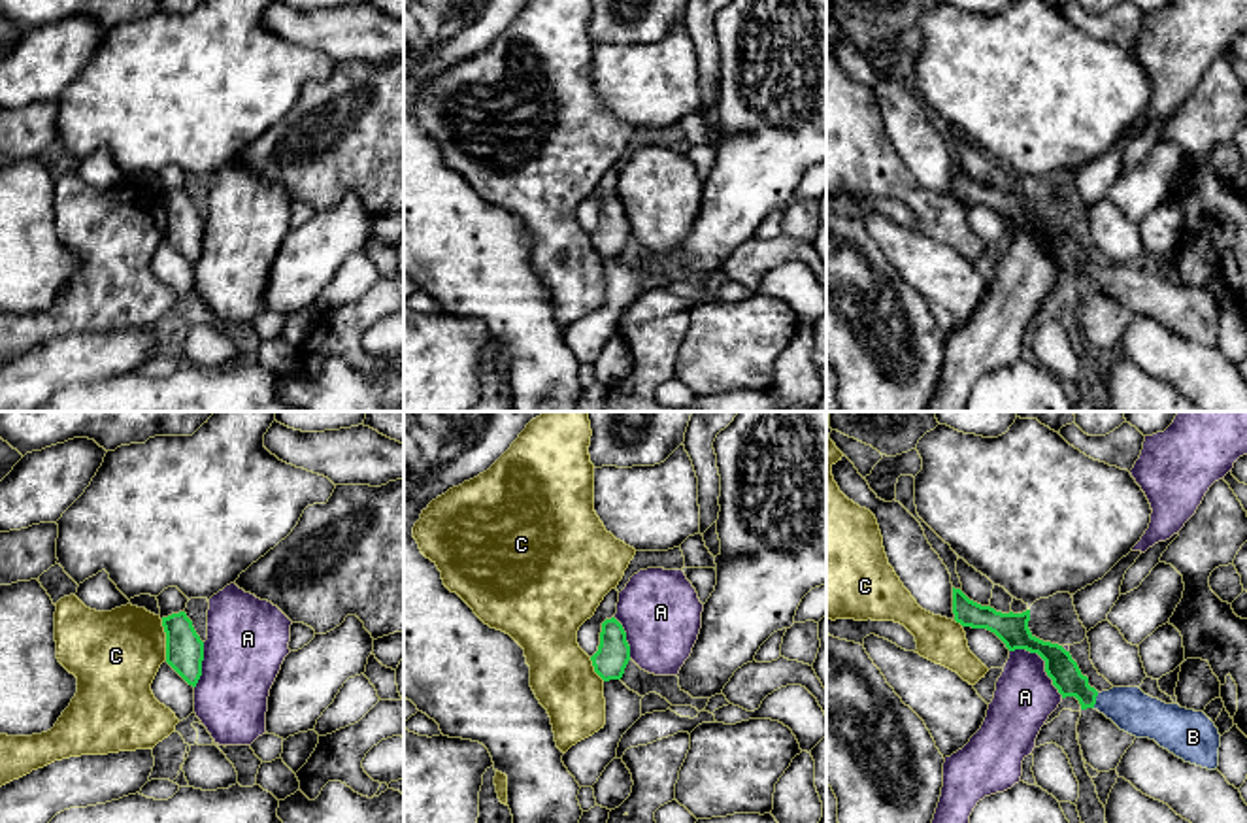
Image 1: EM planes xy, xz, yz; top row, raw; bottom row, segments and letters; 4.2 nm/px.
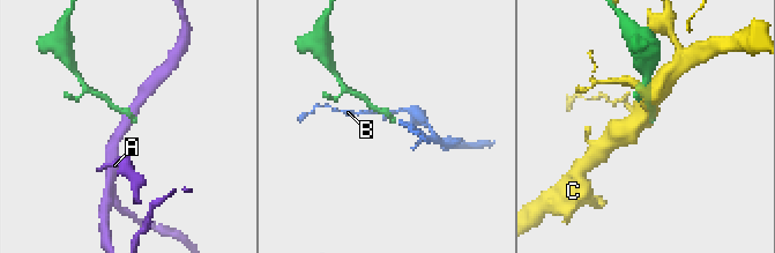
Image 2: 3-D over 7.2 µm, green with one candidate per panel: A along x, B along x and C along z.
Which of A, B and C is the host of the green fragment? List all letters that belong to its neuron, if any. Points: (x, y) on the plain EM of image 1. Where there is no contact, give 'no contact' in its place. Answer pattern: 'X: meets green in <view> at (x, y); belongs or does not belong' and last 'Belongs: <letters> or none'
A: meets green in yz at (1046, 240); does not belong
B: meets green in yz at (1095, 278); belongs
C: meets green in xy at (166, 218); does not belong
Belongs: B

